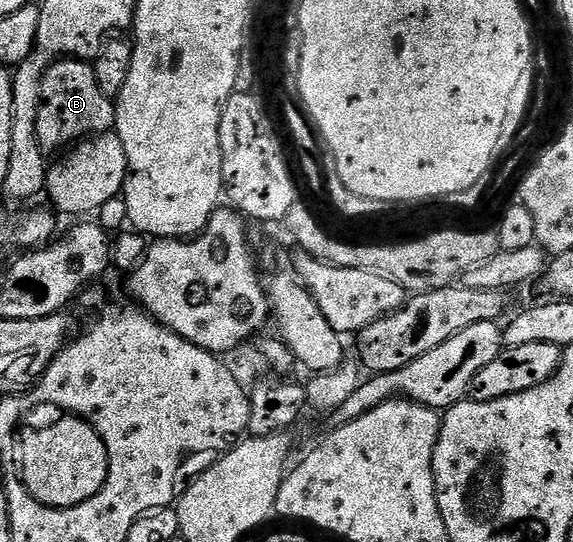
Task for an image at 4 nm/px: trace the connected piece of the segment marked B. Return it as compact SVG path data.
M65 58L48 67L40 85L40 107L36 117L38 140L46 152L59 146L71 147L77 140L89 136L105 134L115 125L116 103L98 88L96 68L91 61Z

